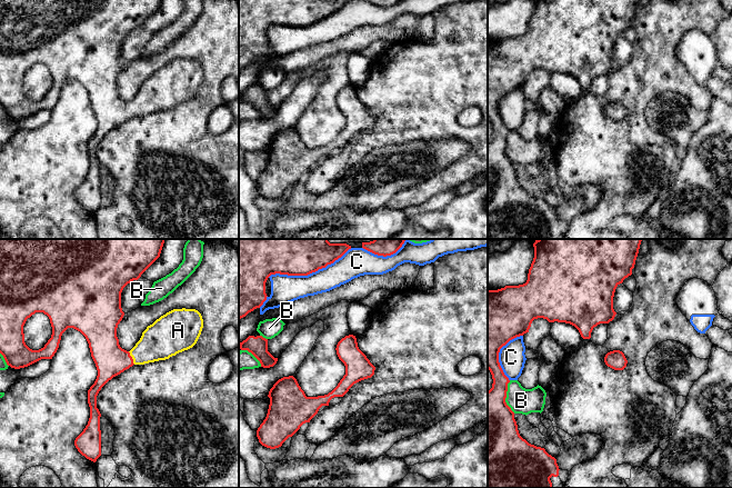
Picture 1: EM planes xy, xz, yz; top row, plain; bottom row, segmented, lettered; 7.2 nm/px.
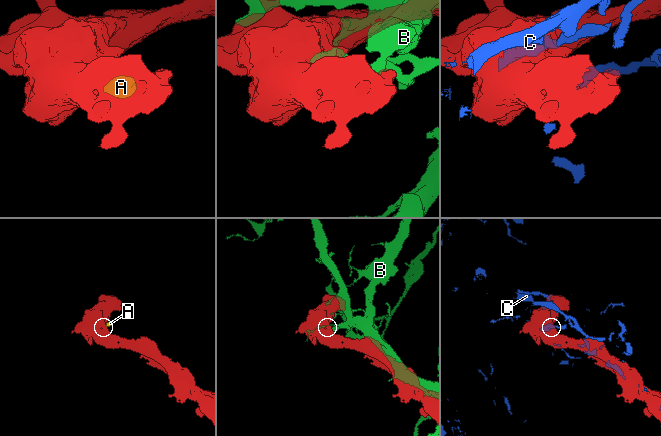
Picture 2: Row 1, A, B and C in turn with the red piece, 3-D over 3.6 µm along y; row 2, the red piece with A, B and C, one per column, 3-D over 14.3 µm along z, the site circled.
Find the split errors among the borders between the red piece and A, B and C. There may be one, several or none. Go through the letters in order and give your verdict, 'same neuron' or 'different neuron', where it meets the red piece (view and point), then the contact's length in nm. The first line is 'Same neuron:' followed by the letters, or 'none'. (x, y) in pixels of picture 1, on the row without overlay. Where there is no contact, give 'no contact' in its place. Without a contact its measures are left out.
Same neuron: A
A: same neuron; contact xy (131, 109); length 110 nm
B: different neuron; contact yz (505, 148); length 240 nm
C: different neuron; contact xz (308, 25); length 650 nm

